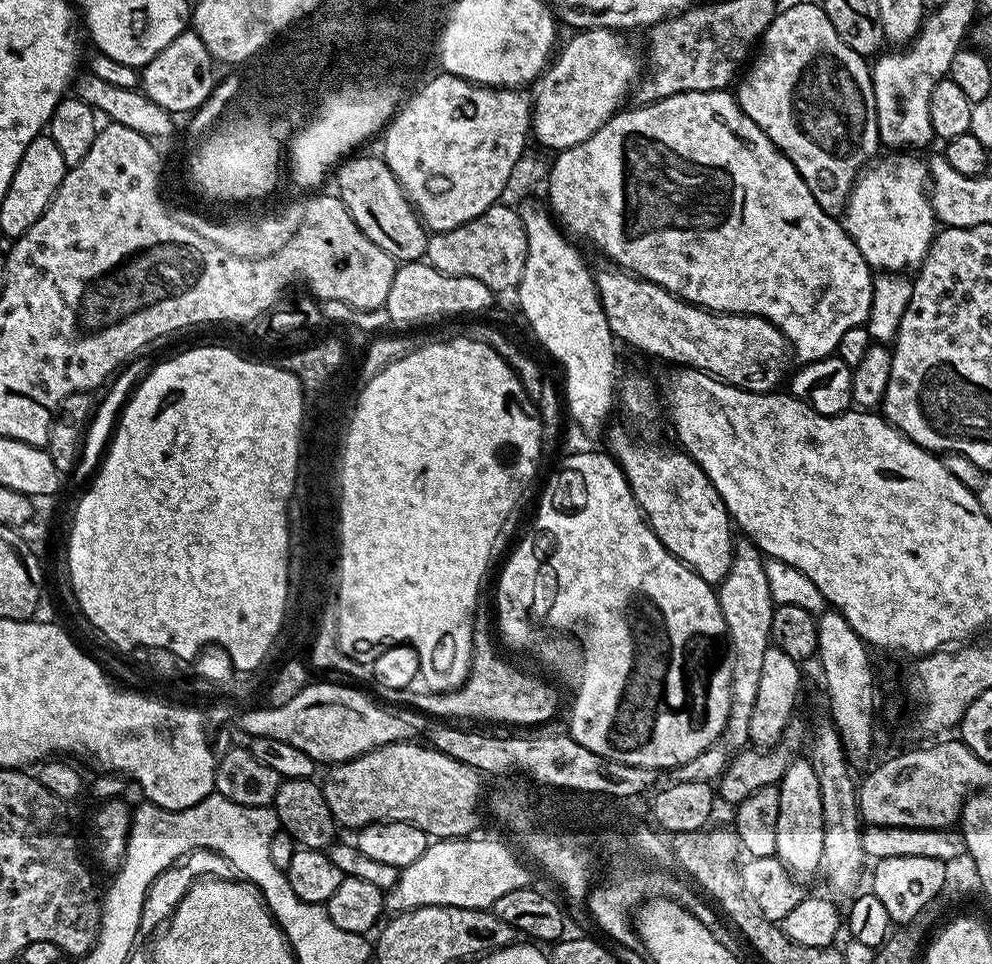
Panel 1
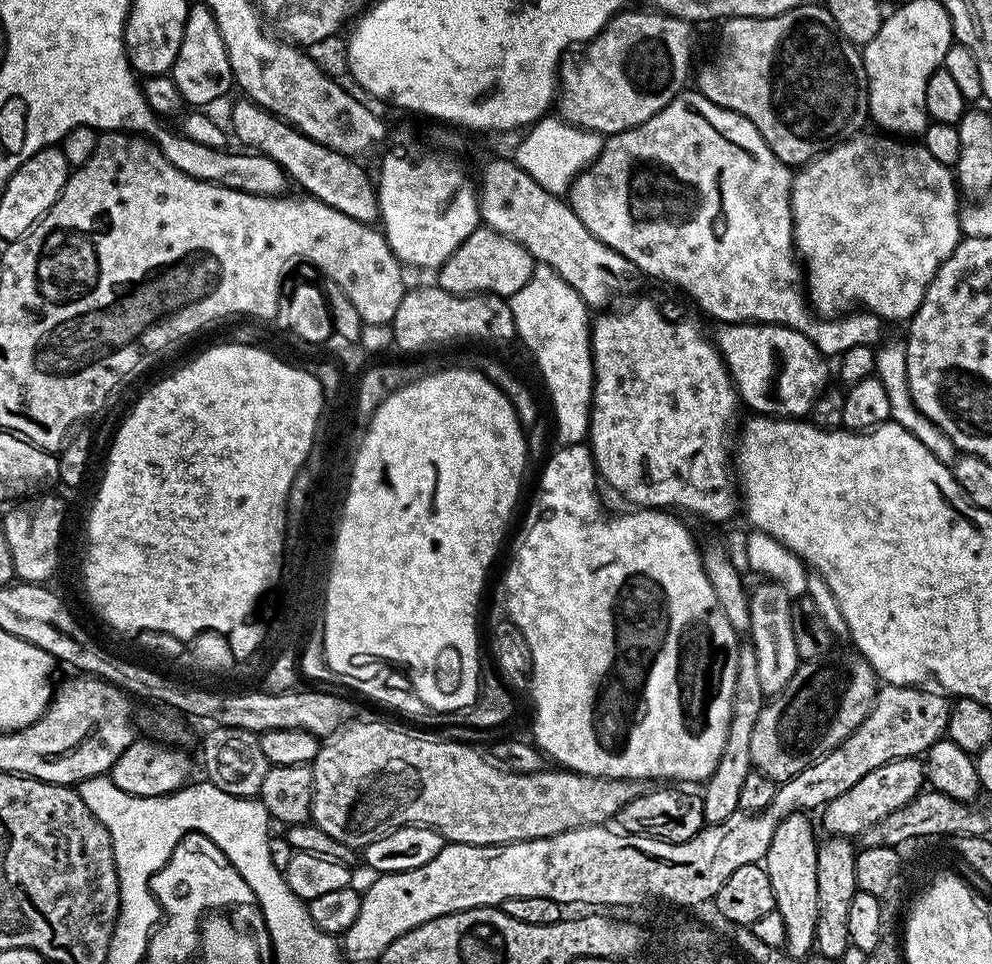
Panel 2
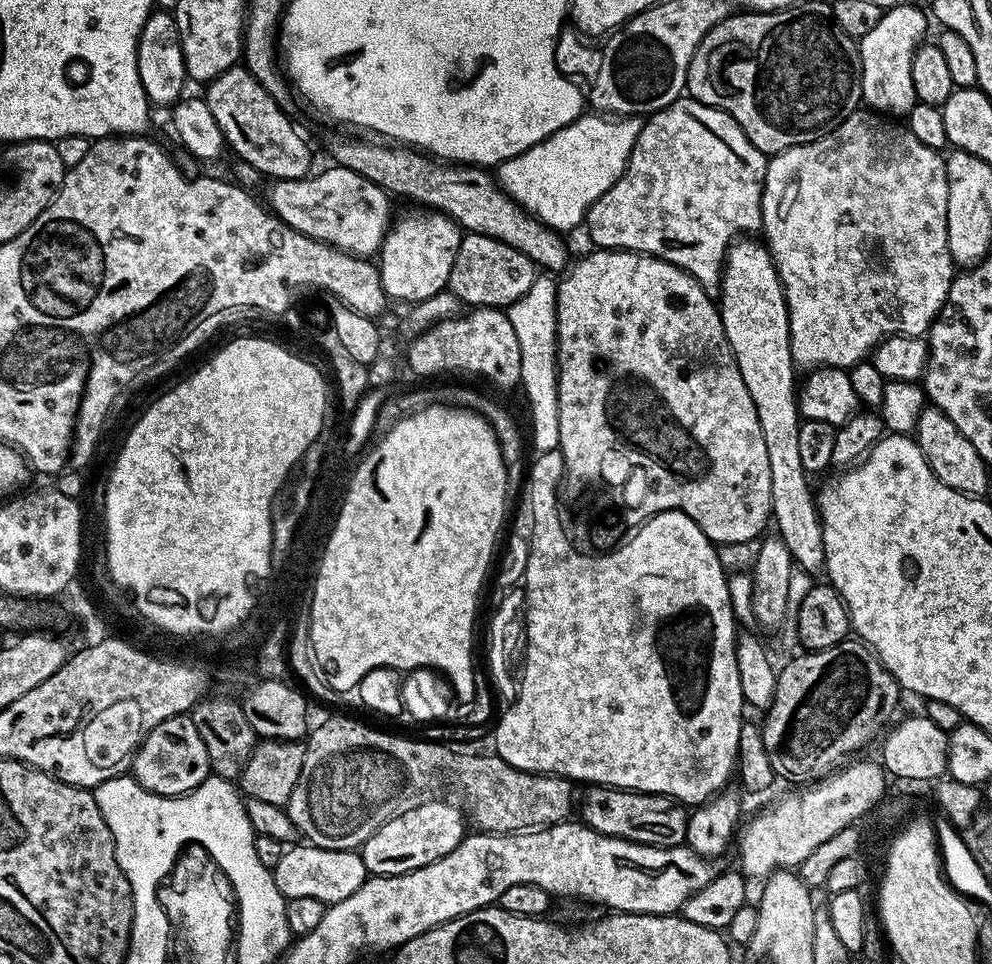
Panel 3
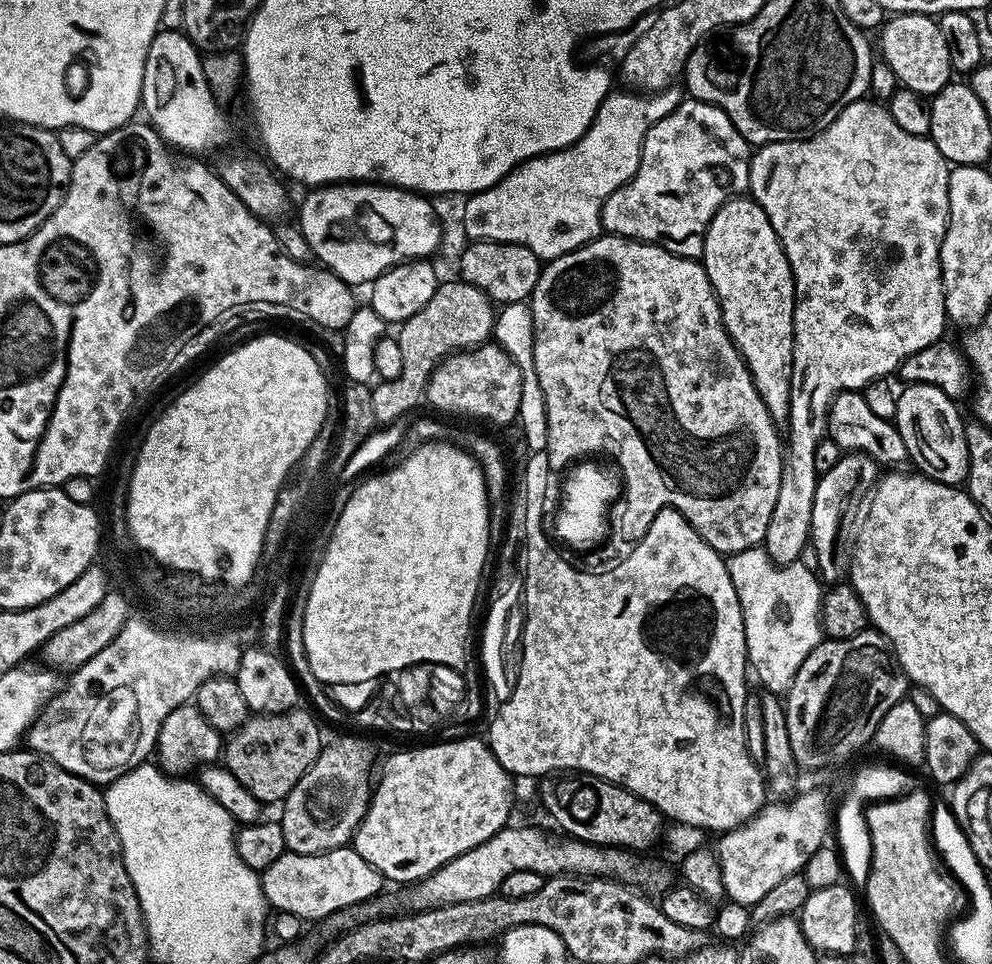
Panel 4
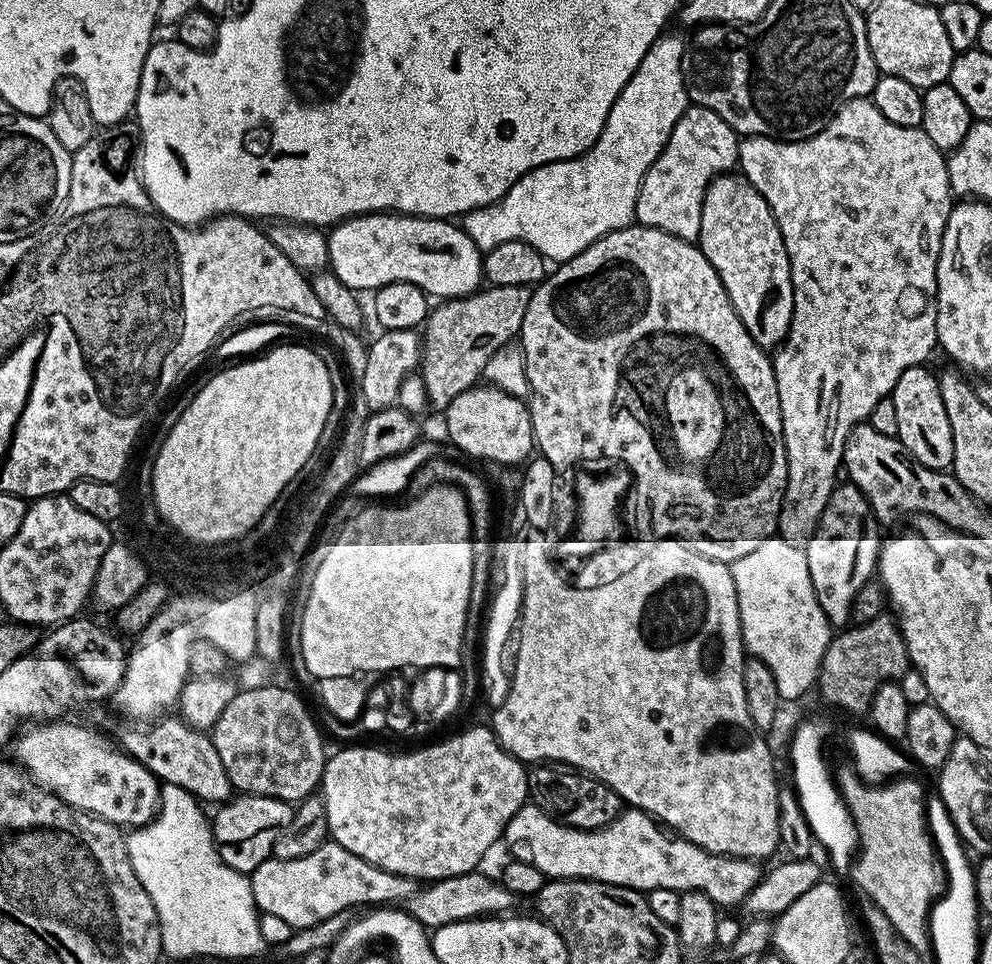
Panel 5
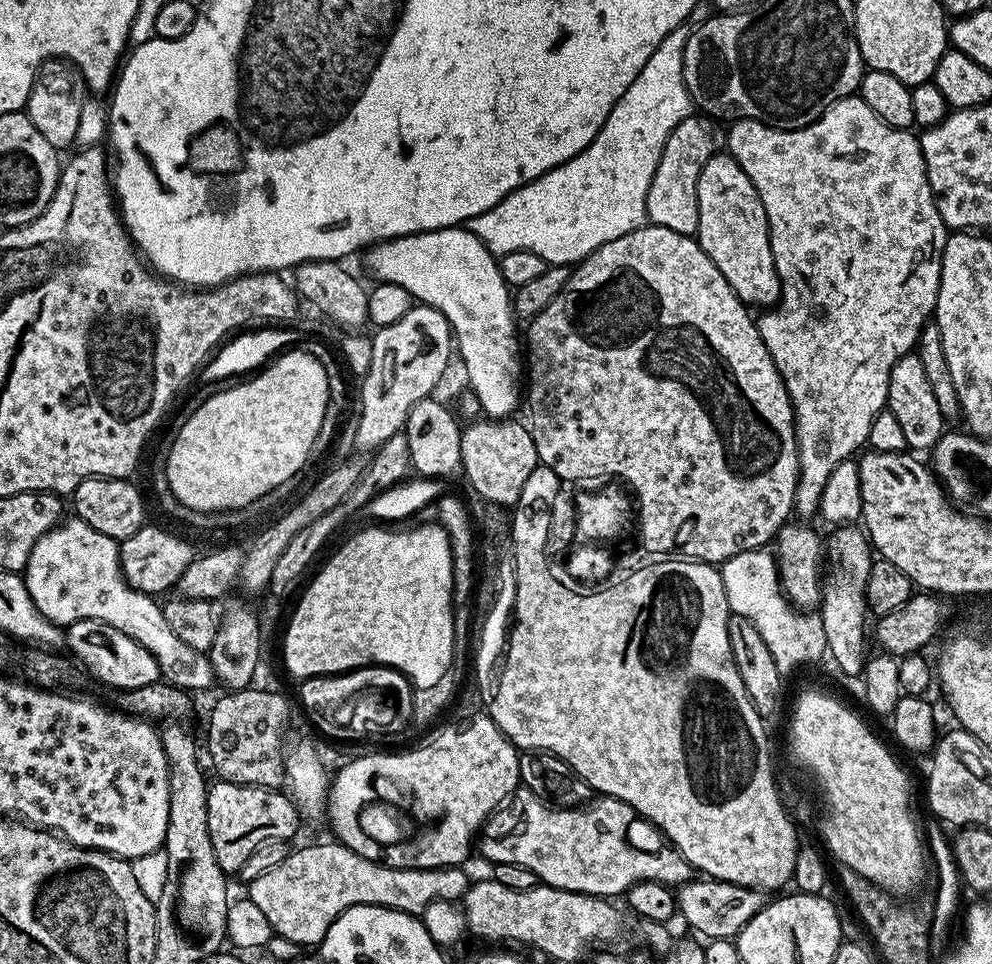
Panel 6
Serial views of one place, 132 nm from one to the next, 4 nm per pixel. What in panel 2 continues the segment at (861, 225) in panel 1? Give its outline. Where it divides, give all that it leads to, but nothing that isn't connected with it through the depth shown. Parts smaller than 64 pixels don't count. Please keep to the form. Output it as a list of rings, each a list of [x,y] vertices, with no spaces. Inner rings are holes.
[[[888,134],[864,135],[850,136],[847,140],[841,140],[840,143],[832,145],[828,151],[820,153],[814,160],[809,160],[793,175],[792,243],[797,257],[802,261],[803,271],[806,273],[806,295],[811,307],[817,313],[844,314],[859,306],[861,309],[879,316],[881,321],[901,320],[901,322],[907,322],[918,310],[918,306],[922,306],[922,298],[926,294],[928,283],[934,278],[938,266],[942,266],[942,262],[946,262],[946,258],[950,258],[950,254],[962,239],[960,230],[962,208],[961,205],[956,205],[958,185],[954,179],[953,169],[947,164],[938,162],[938,158],[934,158],[934,154],[930,154],[930,150],[926,150],[923,143],[909,142],[904,138],[893,138]]]

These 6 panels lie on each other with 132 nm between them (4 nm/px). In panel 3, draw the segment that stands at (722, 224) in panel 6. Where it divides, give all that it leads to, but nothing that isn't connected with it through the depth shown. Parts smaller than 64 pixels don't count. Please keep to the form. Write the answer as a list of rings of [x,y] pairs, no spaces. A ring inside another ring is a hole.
[[[740,238],[728,245],[718,289],[720,317],[730,350],[738,362],[742,382],[746,382],[746,390],[750,390],[750,398],[754,398],[758,426],[762,426],[762,439],[766,441],[775,535],[786,542],[786,550],[790,550],[800,570],[813,578],[820,578],[826,572],[826,550],[818,500],[814,488],[808,485],[810,474],[802,466],[798,447],[802,417],[798,403],[798,372],[792,363],[792,339],[784,287],[776,273],[772,253],[759,239],[752,239],[756,238]]]

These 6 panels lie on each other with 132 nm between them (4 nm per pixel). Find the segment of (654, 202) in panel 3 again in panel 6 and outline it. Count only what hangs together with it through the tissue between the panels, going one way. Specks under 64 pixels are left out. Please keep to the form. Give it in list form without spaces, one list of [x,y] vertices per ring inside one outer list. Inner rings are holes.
[[[689,114],[679,126],[670,134],[670,138],[664,147],[664,154],[658,169],[658,180],[668,188],[653,186],[648,189],[646,198],[646,210],[648,220],[655,227],[669,228],[683,236],[696,236],[698,226],[698,201],[696,201],[695,187],[672,188],[675,184],[691,185],[699,176],[704,163],[710,157],[717,155],[722,148],[722,132],[719,132],[717,125],[711,119],[703,115]],[[703,118],[705,120],[703,120]],[[716,127],[716,128],[715,128]],[[720,148],[720,149],[719,149]]]

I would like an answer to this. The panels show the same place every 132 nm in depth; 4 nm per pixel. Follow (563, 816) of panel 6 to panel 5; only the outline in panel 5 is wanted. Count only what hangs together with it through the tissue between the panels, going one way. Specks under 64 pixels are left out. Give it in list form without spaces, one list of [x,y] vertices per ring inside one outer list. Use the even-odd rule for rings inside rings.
[[[528,802],[518,810],[518,814],[514,814],[502,840],[505,845],[508,843],[508,848],[512,851],[511,855],[515,859],[538,866],[538,870],[542,870],[542,874],[548,880],[597,880],[614,886],[633,888],[645,894],[659,888],[674,890],[678,893],[698,890],[709,896],[717,906],[724,910],[731,909],[728,908],[731,904],[741,905],[762,875],[761,865],[757,861],[707,852],[702,846],[684,839],[679,834],[669,834],[647,812],[634,807],[621,811],[618,819],[604,828],[582,830],[560,823],[559,819],[542,811],[536,804]]]

